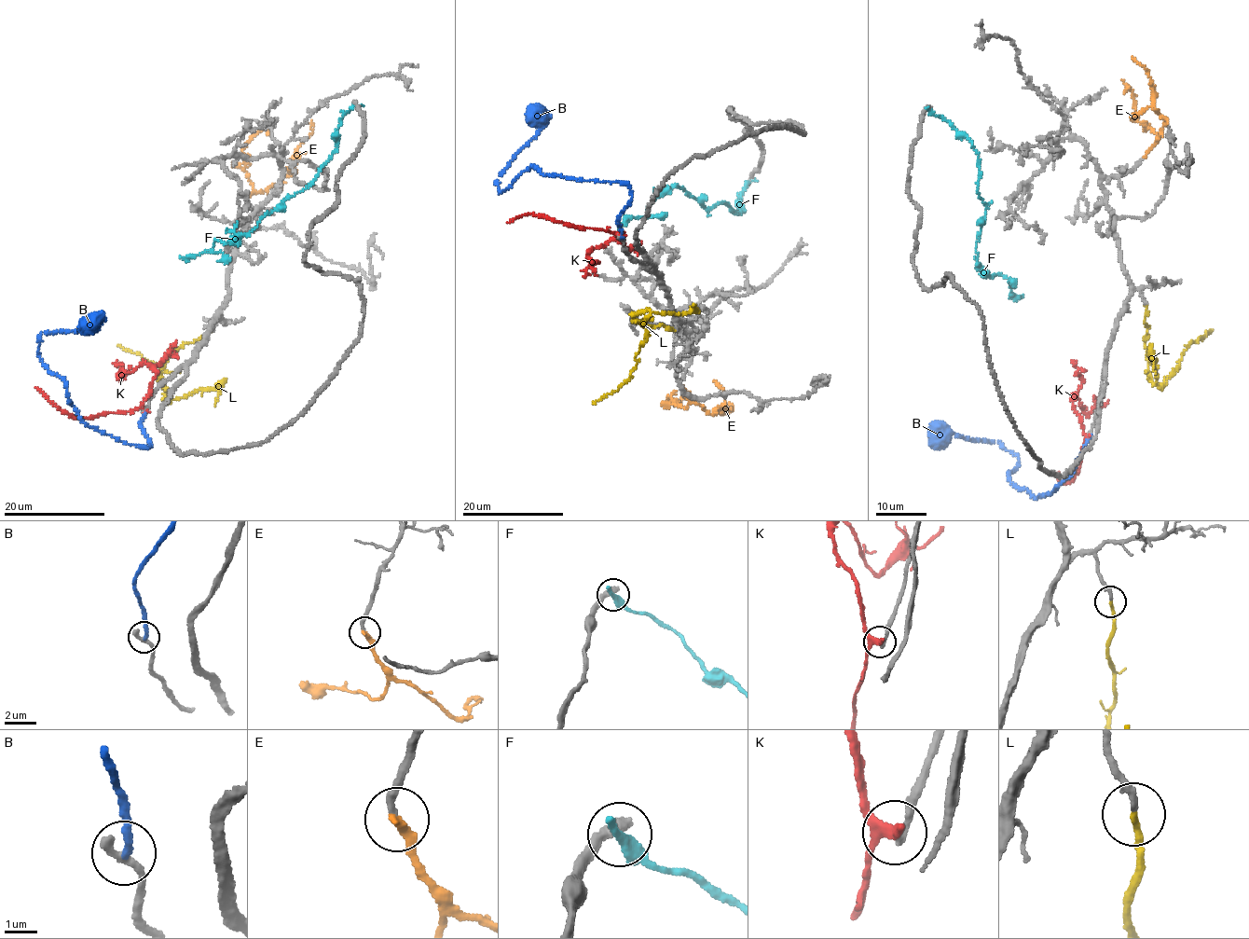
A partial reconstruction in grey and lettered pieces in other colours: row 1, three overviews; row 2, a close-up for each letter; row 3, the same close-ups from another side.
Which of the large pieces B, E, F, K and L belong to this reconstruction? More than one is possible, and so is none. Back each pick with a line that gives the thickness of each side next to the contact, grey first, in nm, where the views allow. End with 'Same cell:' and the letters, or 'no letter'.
E: 240 nm thick on the grey side, 280 nm on the other
L: 190 nm thick on the grey side, 200 nm on the other
Same cell: E, L

